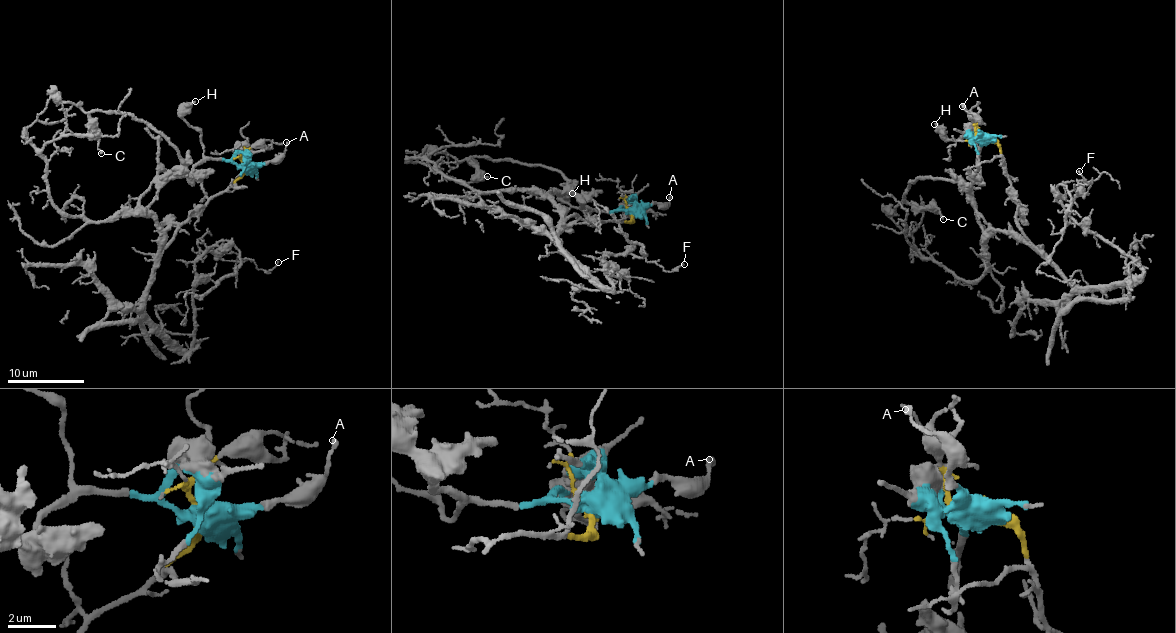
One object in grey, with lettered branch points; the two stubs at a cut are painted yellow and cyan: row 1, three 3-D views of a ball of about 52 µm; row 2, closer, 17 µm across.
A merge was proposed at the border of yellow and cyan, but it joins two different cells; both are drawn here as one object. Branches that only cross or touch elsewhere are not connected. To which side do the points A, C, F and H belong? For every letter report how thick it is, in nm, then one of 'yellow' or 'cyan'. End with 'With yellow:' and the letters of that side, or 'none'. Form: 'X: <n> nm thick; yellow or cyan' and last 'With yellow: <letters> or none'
A: 190 nm thick; cyan
C: 150 nm thick; cyan
F: 100 nm thick; yellow
H: 280 nm thick; cyan
With yellow: F

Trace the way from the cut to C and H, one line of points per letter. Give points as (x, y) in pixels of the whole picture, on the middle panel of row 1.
C: (631, 213), (593, 211), (574, 194), (570, 179), (541, 166), (473, 156), (469, 163), (478, 177), (488, 177)
H: (631, 213), (592, 212), (589, 216), (562, 199), (573, 193)

